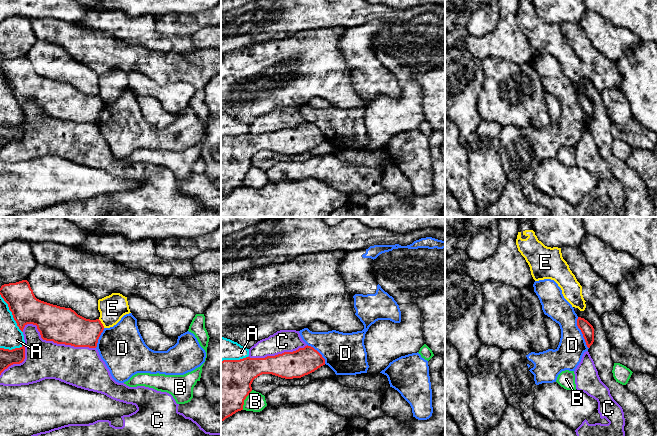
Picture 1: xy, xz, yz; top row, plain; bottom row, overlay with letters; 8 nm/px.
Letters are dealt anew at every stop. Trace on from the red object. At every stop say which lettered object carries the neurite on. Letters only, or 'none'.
none

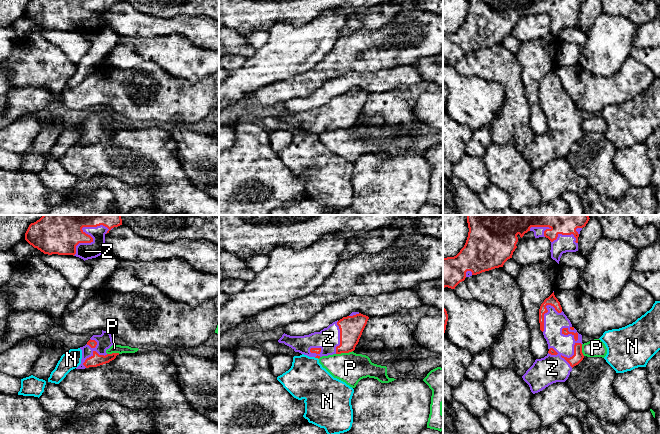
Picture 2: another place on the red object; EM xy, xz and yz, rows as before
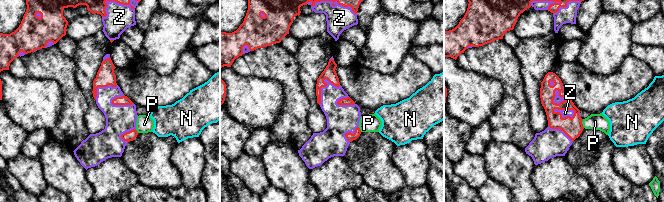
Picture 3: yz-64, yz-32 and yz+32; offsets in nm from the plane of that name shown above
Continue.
Z

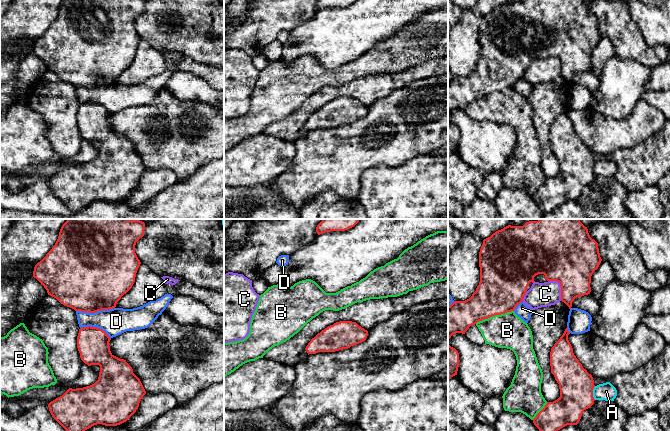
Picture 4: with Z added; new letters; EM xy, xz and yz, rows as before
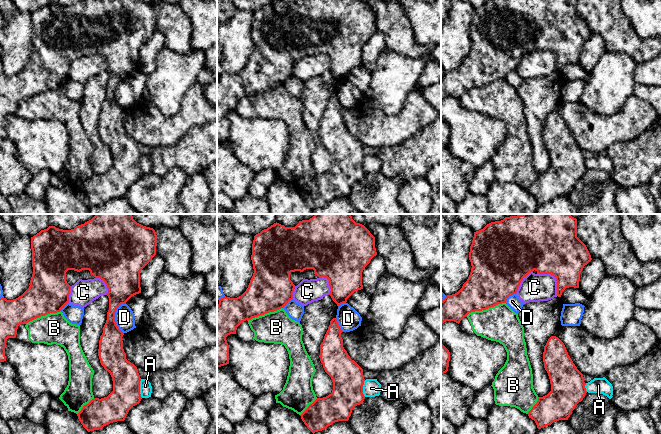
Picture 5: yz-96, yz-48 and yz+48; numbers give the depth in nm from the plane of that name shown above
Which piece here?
none

